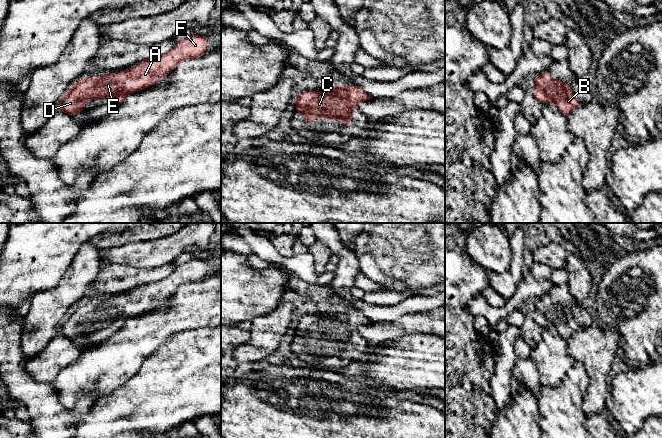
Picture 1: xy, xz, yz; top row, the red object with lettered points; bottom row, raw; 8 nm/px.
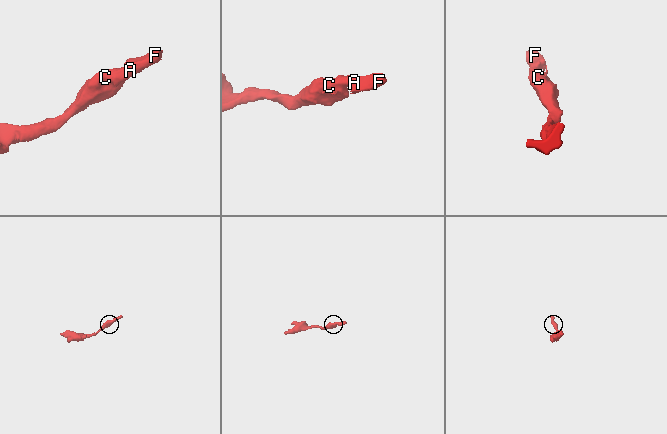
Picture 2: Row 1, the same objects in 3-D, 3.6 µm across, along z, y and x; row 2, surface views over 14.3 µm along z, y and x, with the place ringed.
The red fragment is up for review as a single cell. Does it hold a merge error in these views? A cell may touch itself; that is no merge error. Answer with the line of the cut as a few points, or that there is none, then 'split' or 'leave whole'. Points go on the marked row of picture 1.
cut none; leave whole

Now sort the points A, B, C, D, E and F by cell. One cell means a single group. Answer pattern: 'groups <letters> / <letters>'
groups A B C D E F

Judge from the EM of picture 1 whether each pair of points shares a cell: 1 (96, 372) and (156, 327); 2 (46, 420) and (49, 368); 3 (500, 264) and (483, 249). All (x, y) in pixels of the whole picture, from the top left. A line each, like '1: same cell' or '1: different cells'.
1: same cell
2: different cells
3: same cell

